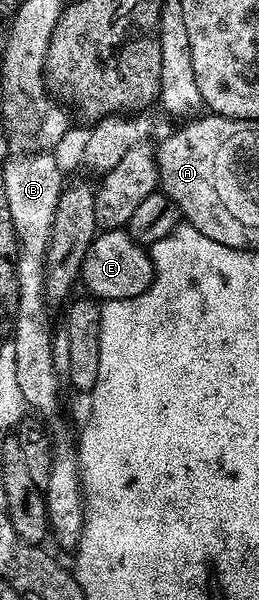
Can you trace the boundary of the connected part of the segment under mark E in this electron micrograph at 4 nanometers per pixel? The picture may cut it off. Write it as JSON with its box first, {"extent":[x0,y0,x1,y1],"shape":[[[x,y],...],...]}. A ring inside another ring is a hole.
{"extent":[81,229,155,301],"shape":[[[103,229],[87,247],[81,272],[81,283],[87,286],[86,294],[99,301],[108,299],[132,299],[155,280],[155,266],[144,244],[138,243],[123,229]]]}

